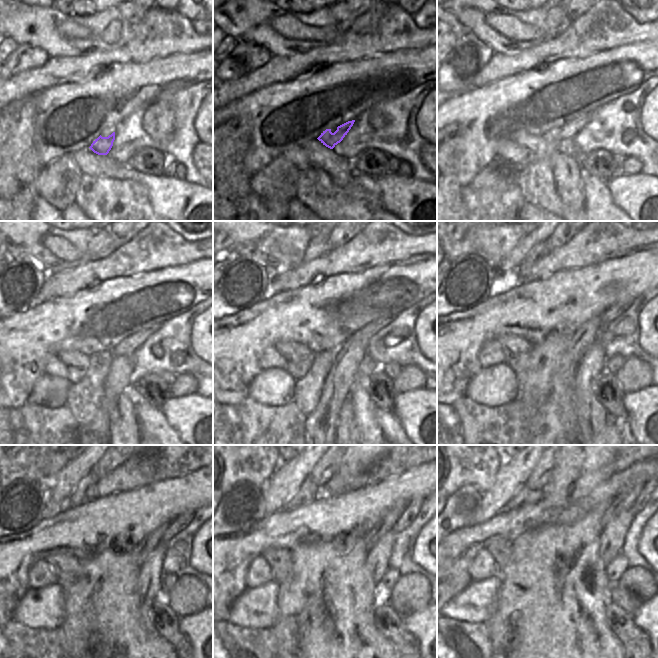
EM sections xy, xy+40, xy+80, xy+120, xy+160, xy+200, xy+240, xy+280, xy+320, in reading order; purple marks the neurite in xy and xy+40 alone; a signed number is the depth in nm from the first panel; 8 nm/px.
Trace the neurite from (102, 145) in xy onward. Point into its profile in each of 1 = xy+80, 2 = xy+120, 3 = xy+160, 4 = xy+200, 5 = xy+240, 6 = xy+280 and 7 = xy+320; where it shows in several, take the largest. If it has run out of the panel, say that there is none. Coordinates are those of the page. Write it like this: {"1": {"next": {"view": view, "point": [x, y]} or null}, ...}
{"1": {"next": {"view": "xy+80", "point": [568, 131]}}, "2": {"next": {"view": "xy+120", "point": [128, 346]}}, "3": {"next": {"view": "xy+160", "point": [365, 334]}}, "4": {"next": {"view": "xy+200", "point": [614, 312]}}, "5": {"next": {"view": "xy+240", "point": [179, 523]}}, "6": {"next": {"view": "xy+280", "point": [410, 513]}}, "7": {"next": {"view": "xy+320", "point": [640, 502]}}}

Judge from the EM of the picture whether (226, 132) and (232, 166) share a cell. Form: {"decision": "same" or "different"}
{"decision": "same"}

